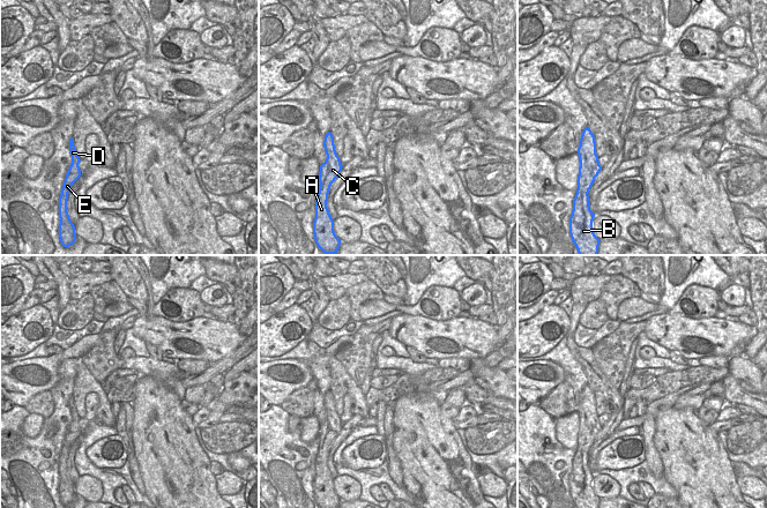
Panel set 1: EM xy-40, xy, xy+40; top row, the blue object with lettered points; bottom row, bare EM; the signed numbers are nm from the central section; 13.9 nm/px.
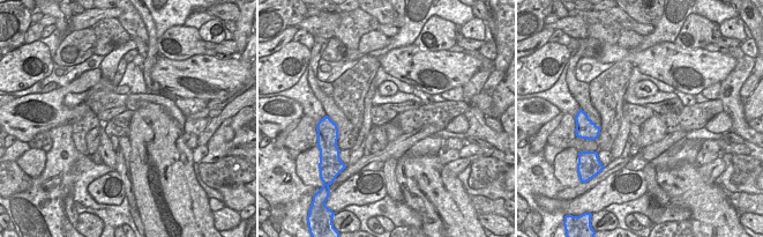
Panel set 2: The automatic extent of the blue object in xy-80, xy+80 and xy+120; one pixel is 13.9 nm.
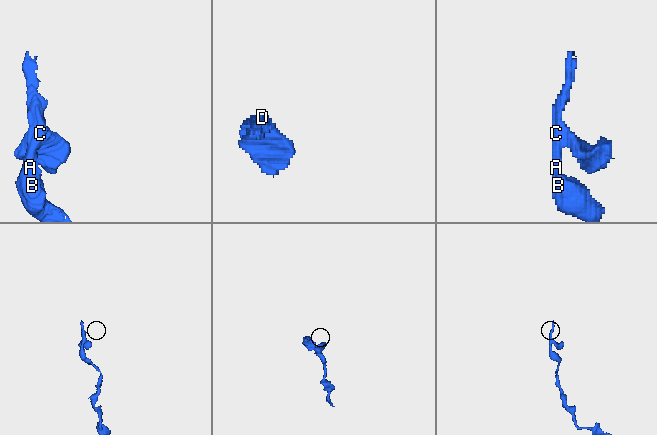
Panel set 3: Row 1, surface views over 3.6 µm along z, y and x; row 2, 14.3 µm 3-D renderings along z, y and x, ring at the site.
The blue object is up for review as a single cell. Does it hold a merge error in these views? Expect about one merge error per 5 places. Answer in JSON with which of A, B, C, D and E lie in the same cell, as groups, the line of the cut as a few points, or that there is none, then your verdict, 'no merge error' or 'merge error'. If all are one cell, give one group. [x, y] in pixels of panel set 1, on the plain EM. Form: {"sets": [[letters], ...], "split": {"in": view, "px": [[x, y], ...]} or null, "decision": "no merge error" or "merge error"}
{"sets": [["A", "B", "C", "D", "E"]], "split": null, "decision": "no merge error"}

